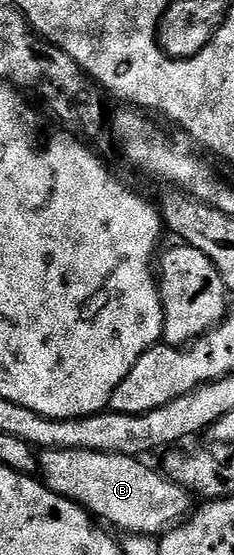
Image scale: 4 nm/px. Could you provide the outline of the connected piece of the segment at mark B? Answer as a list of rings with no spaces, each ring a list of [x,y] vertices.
[[[44,449],[38,454],[38,472],[47,488],[76,501],[100,522],[108,521],[103,523],[116,525],[127,535],[162,535],[192,512],[193,497],[145,462],[138,457],[88,449]]]

